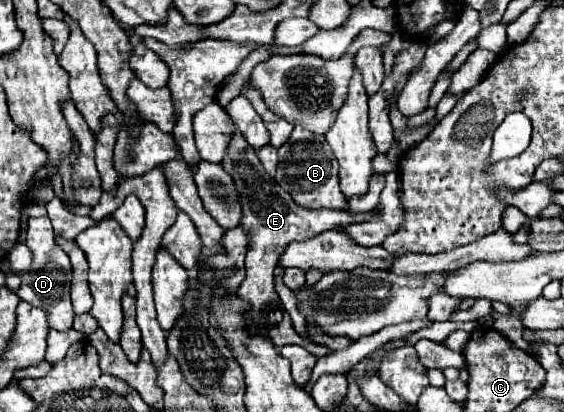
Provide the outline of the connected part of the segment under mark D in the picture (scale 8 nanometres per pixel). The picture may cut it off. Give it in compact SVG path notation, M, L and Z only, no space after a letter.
M28 218L28 242L26 246L32 252L32 264L22 274L22 286L18 288L20 300L42 308L48 318L48 326L56 330L70 330L74 320L74 308L70 302L70 282L72 266L64 250L54 242L54 230L48 218Z

